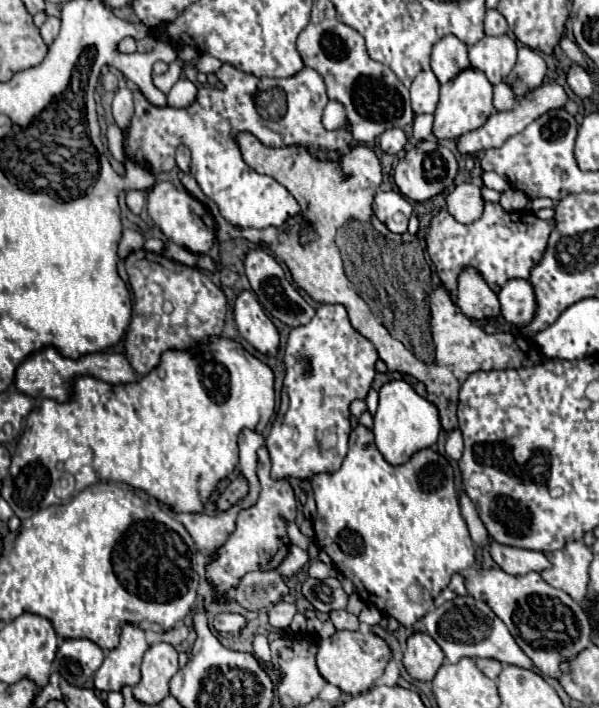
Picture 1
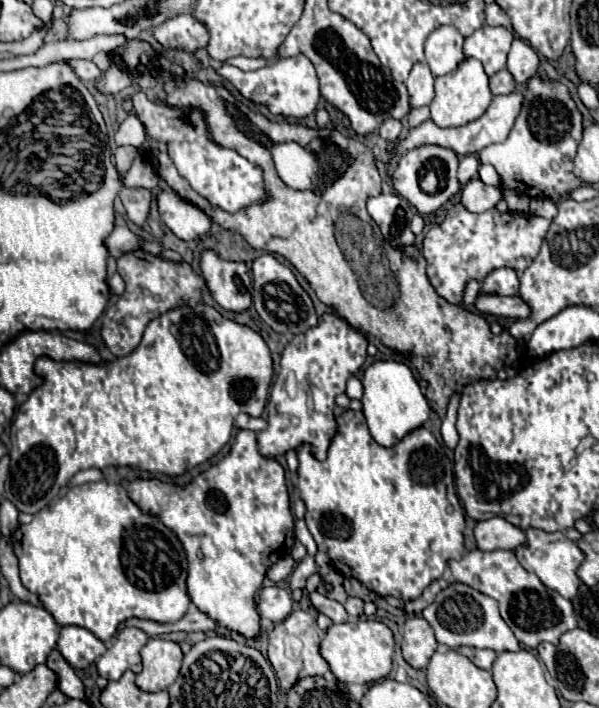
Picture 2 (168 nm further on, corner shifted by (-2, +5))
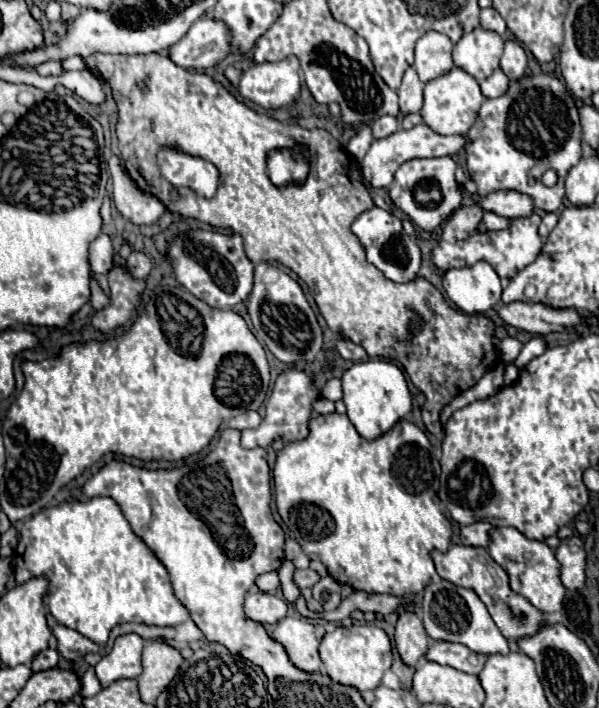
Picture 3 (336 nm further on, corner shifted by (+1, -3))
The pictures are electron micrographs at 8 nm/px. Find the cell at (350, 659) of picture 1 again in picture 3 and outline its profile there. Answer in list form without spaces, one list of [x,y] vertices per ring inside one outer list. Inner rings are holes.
[[[372,624],[362,626],[338,626],[332,632],[326,632],[320,640],[318,654],[324,662],[328,676],[344,686],[354,686],[360,692],[376,690],[386,670],[392,666],[392,648],[388,634]]]

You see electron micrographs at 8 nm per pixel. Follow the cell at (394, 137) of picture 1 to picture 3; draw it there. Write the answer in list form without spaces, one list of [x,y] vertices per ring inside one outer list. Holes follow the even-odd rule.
[[[380,116],[372,122],[374,138],[386,138],[398,130],[398,120],[394,116]]]

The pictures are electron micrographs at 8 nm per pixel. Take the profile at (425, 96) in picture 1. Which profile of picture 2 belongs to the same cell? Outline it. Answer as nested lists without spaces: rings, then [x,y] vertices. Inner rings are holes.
[[[425,62],[413,66],[407,78],[407,90],[411,96],[411,106],[427,106],[435,98],[435,78]]]

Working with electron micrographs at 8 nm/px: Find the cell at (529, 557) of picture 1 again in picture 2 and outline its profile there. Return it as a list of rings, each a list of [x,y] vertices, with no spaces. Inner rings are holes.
[[[499,516],[477,522],[475,540],[477,540],[479,550],[485,550],[485,552],[491,552],[495,548],[515,552],[515,548],[519,548],[519,544],[527,544],[525,532],[515,528],[513,524],[509,524],[507,520],[499,518]]]

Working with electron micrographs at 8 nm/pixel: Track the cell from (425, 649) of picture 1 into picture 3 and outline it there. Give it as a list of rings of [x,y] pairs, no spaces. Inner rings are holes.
[[[402,612],[396,622],[396,648],[402,660],[414,666],[428,650],[428,634],[424,632],[422,620],[414,612]]]

